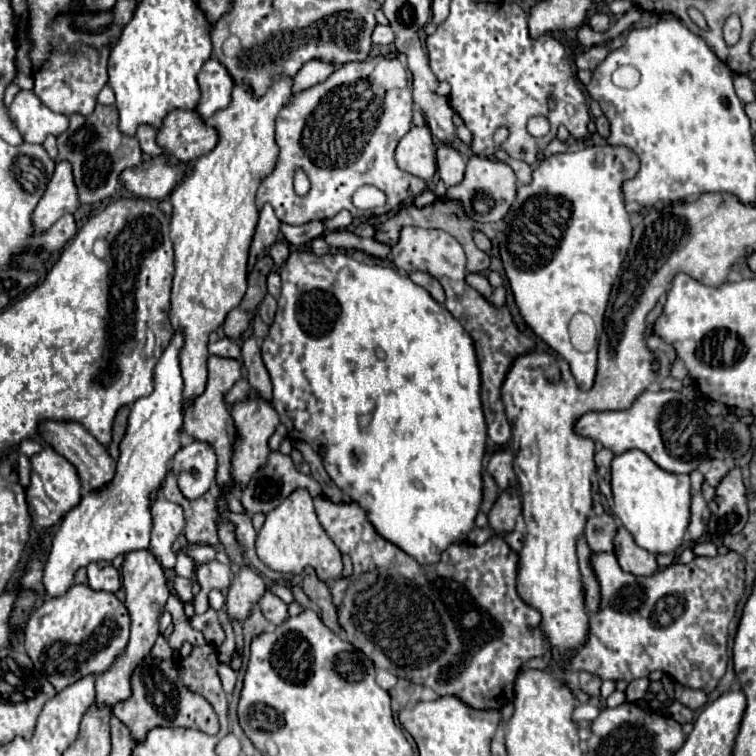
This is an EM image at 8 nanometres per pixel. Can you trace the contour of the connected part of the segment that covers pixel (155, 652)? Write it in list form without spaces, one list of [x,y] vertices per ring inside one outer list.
[[[158,636],[152,648],[152,658],[154,660],[172,660],[174,658],[174,650],[168,646],[168,640],[164,636]]]

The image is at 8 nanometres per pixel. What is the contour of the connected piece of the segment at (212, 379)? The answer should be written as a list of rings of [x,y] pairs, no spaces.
[[[210,356],[208,358],[208,382],[206,382],[206,390],[200,394],[200,396],[194,396],[188,406],[186,406],[186,412],[184,412],[184,428],[182,432],[186,436],[192,436],[200,442],[208,442],[212,444],[216,456],[218,456],[218,476],[216,476],[216,484],[220,488],[220,496],[216,498],[216,508],[220,514],[228,512],[228,504],[222,496],[222,492],[234,492],[236,490],[236,484],[234,484],[234,478],[232,478],[232,444],[236,442],[238,438],[238,430],[236,430],[236,424],[232,420],[232,414],[230,414],[230,406],[226,404],[226,394],[230,392],[230,388],[240,380],[242,376],[242,370],[240,370],[240,364],[230,360],[230,358],[218,358],[218,356]]]

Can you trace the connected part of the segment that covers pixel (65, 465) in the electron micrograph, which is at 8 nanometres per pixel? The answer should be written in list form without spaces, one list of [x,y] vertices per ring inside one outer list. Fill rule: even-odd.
[[[44,448],[36,456],[32,456],[30,462],[32,462],[32,480],[30,480],[30,488],[26,490],[26,500],[32,514],[32,524],[36,528],[48,528],[60,522],[68,510],[80,504],[82,484],[78,478],[78,470],[54,448]],[[38,504],[42,504],[44,508],[42,512],[38,512]]]

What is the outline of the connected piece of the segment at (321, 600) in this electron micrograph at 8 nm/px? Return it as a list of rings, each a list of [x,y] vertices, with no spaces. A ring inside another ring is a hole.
[[[306,568],[304,570],[304,584],[302,584],[302,590],[308,594],[308,598],[320,608],[322,612],[322,620],[324,624],[334,630],[336,634],[342,632],[342,626],[338,622],[338,610],[332,602],[332,594],[330,594],[330,586],[326,582],[322,582],[316,572],[312,568]]]

